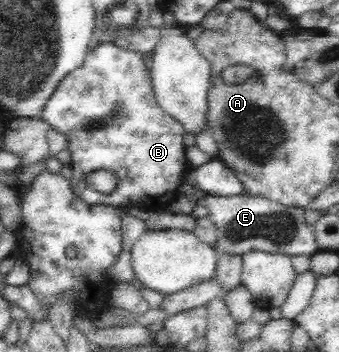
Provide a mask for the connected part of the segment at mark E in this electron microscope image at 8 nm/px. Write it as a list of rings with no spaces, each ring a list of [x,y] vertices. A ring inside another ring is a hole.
[[[246,193],[233,196],[207,194],[203,198],[207,217],[215,225],[216,235],[213,249],[217,258],[243,257],[252,251],[297,256],[313,254],[319,248],[313,239],[313,228],[304,220],[304,208],[284,206],[261,196]]]

